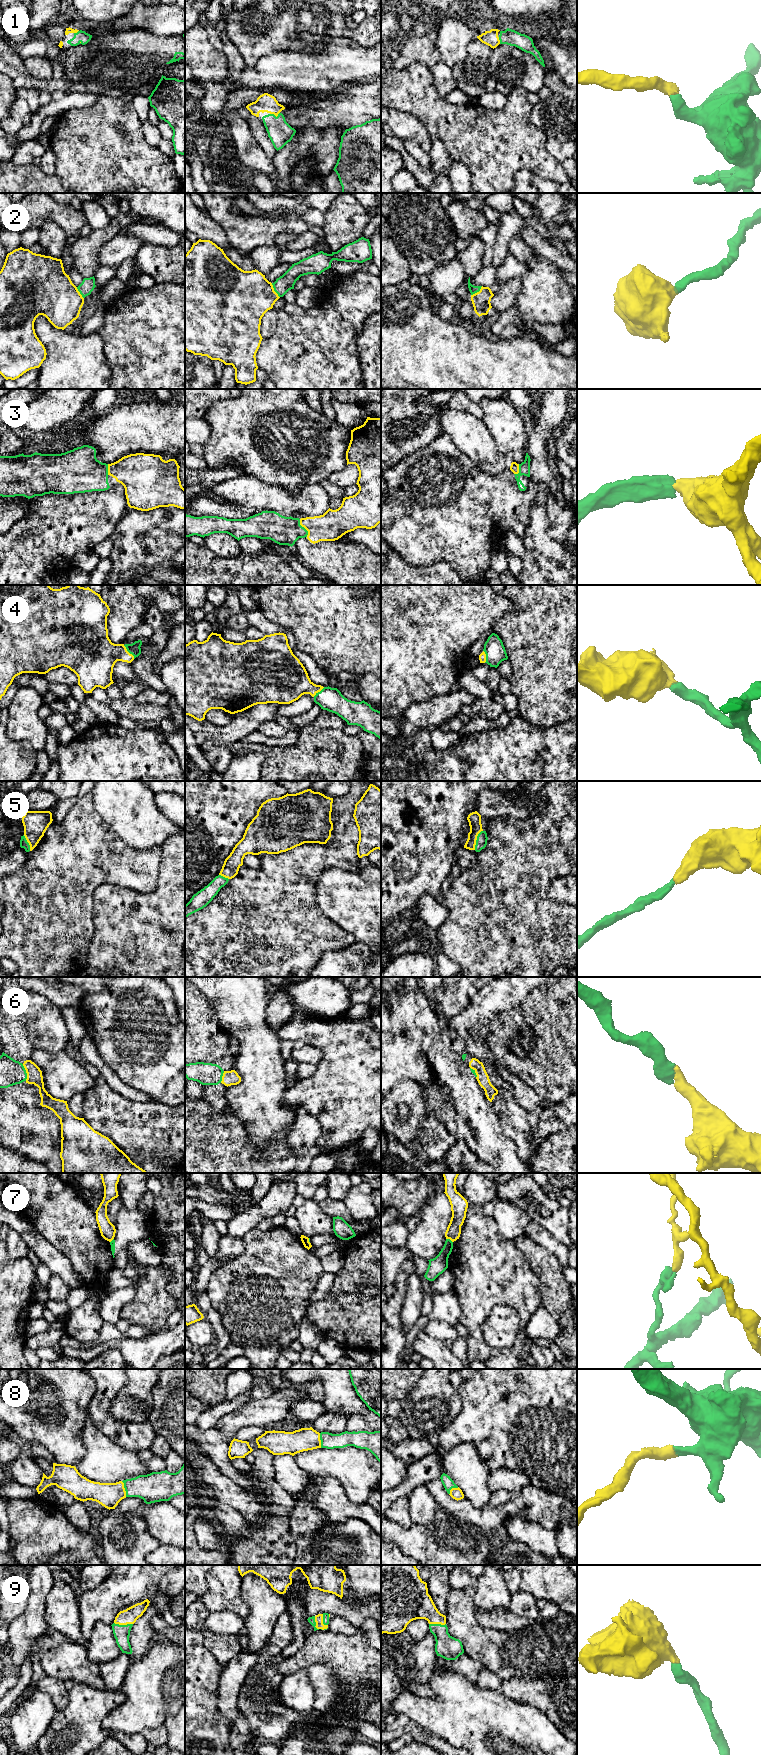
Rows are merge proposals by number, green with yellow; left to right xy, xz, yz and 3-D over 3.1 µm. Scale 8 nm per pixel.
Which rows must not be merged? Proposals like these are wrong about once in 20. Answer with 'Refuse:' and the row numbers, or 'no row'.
Refuse: 7

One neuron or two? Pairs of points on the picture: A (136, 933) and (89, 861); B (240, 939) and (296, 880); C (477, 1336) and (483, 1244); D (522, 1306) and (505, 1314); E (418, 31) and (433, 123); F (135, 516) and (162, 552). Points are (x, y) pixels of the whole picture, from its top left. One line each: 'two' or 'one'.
A: two
B: one
C: one
D: two
E: two
F: one

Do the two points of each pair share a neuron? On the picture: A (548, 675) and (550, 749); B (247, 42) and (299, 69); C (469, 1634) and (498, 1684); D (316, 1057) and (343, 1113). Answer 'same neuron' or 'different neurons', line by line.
A: different neurons
B: different neurons
C: different neurons
D: different neurons

